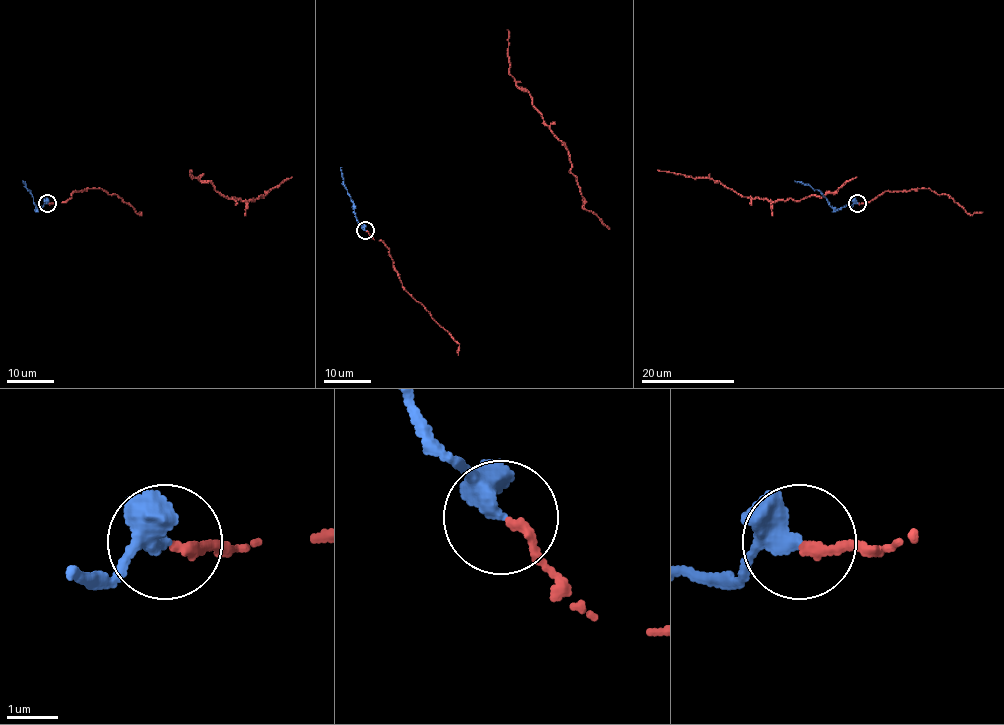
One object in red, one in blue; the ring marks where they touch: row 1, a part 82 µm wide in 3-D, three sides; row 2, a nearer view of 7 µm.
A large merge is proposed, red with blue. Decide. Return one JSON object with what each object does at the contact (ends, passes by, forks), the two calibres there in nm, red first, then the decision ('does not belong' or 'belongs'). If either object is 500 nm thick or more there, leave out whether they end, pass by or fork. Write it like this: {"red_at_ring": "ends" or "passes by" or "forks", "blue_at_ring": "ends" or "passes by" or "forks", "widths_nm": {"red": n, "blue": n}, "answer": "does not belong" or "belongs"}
{"red_at_ring": "ends", "blue_at_ring": "passes by", "widths_nm": {"red": 180, "blue": 340}, "answer": "belongs"}

